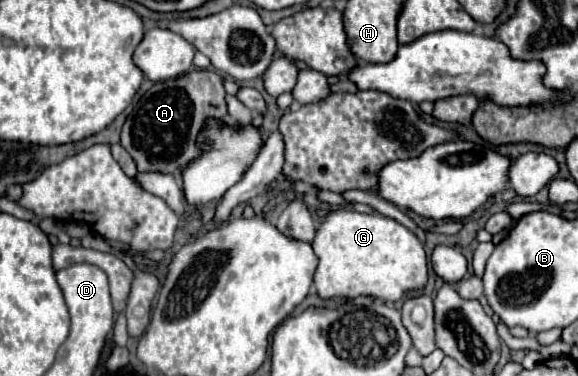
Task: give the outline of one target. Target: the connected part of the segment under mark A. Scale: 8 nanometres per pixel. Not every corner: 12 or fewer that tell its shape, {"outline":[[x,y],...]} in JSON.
{"outline":[[224,76],[156,82],[120,144],[138,172],[180,174],[208,120],[234,128]]}

